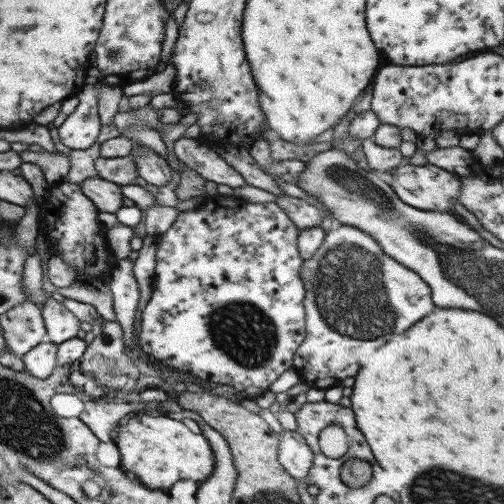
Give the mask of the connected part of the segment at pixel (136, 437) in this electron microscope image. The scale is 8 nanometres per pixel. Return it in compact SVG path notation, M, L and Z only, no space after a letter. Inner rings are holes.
M139 414L124 426L118 426L116 442L121 454L122 471L130 470L139 478L140 484L150 490L168 492L178 480L204 482L216 466L216 457L210 441L202 433L190 431L182 421L168 416Z

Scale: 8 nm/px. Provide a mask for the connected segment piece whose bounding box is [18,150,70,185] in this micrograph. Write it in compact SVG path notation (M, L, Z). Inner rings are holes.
M24 150L18 152L22 162L34 162L42 169L45 179L52 185L60 182L67 182L67 174L70 170L70 157L63 153L50 153L48 151L33 152Z

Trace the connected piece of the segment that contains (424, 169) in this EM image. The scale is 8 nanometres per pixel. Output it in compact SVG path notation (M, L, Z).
M405 163L396 169L392 169L389 173L390 182L388 184L406 204L420 210L446 212L459 217L459 215L455 213L454 208L452 208L452 204L458 204L460 190L462 190L462 185L460 185L460 181L458 181L457 174L448 172L448 170L441 169L430 163L423 166Z

